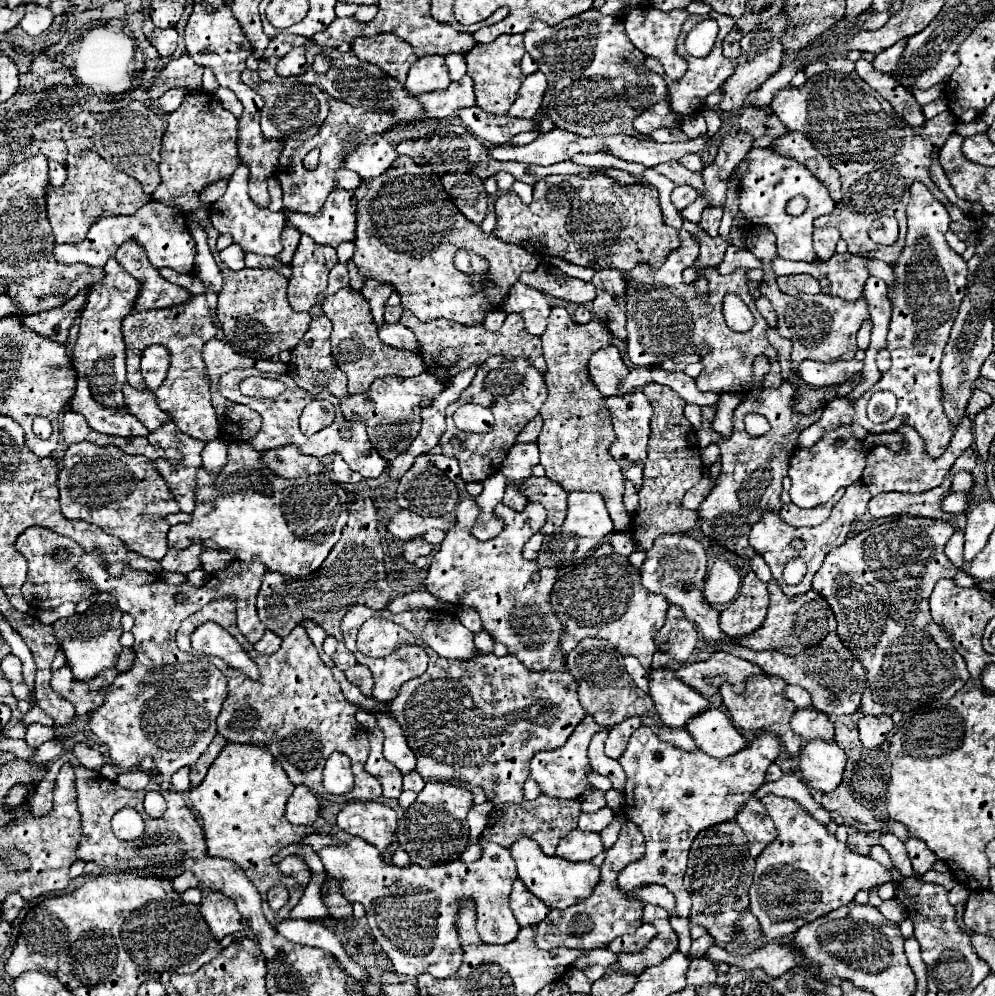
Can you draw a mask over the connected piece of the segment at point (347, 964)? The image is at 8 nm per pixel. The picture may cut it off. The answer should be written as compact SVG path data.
M280 920L278 930L282 930L284 936L292 942L310 944L310 946L328 950L330 954L334 954L338 958L338 962L348 970L350 976L354 976L356 980L368 980L366 970L348 958L340 940L336 938L336 934L332 930L328 930L326 926L322 926L318 922L310 922L310 920Z

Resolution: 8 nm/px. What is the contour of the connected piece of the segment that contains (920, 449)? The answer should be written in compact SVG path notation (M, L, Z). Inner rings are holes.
M968 416L960 418L958 430L952 436L952 442L948 444L946 452L938 458L928 456L924 440L920 438L920 434L912 428L912 426L900 426L898 430L894 430L896 434L902 436L904 440L904 450L902 452L892 452L888 446L876 446L872 450L868 450L866 456L866 468L862 474L862 482L866 484L868 492L872 496L880 494L880 492L898 492L898 484L902 492L924 492L930 488L936 488L944 482L944 478L948 476L948 470L952 468L954 460L960 456L960 452L964 452L964 448L972 446L974 436L972 436L972 420Z

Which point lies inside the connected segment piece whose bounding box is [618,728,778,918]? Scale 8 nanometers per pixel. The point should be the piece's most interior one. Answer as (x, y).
(672, 795)

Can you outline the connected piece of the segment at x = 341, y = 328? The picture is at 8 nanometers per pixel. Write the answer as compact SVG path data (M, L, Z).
M342 288L340 292L328 296L322 304L322 310L332 322L332 358L340 366L342 372L348 376L348 392L358 394L364 392L376 378L384 376L400 376L400 378L414 378L426 372L424 362L416 352L410 350L400 350L384 344L378 338L374 318L370 314L368 302L362 298L360 292L354 292L352 288Z

